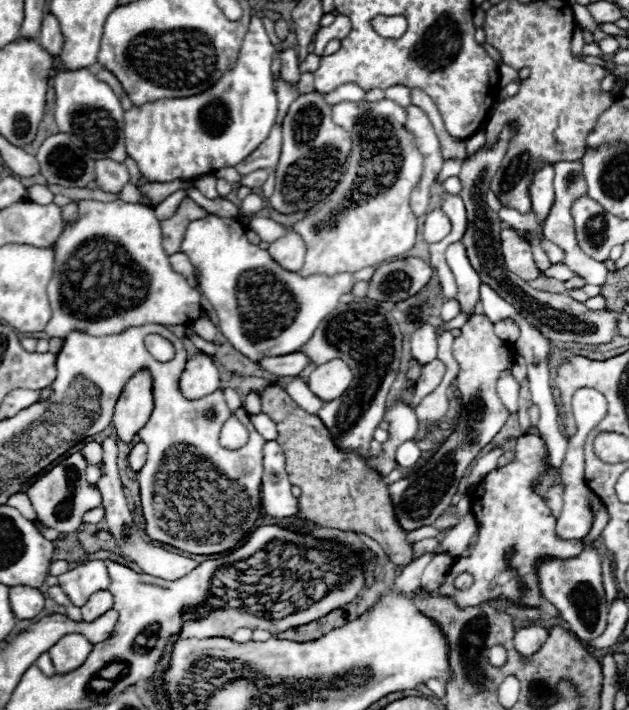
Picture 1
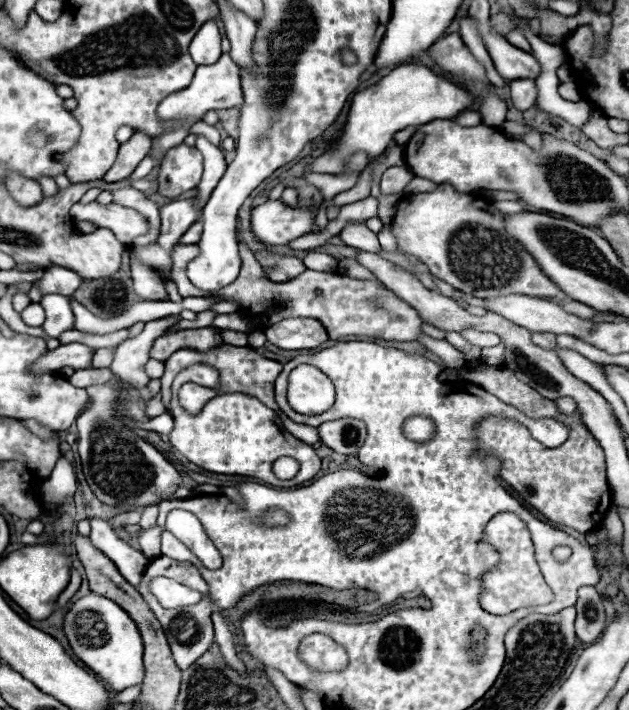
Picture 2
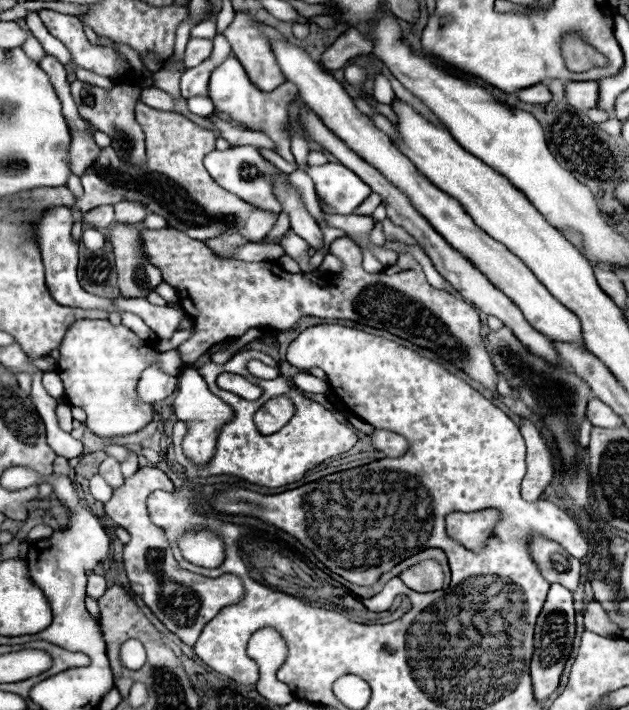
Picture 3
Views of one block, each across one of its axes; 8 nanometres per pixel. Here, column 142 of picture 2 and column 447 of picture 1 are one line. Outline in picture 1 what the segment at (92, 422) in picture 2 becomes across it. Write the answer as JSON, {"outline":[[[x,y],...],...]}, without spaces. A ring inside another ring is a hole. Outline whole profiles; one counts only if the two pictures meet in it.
{"outline":[[[474,314],[462,326],[462,334],[452,344],[452,356],[460,366],[454,386],[460,392],[460,400],[464,406],[464,418],[462,418],[462,410],[460,410],[460,418],[458,418],[454,432],[436,450],[436,454],[422,468],[418,468],[416,474],[402,478],[388,486],[396,522],[404,530],[416,530],[416,528],[434,524],[434,520],[442,512],[446,512],[468,464],[498,434],[498,430],[504,426],[506,418],[510,416],[510,412],[504,408],[504,404],[500,402],[500,398],[496,394],[496,380],[498,380],[500,372],[506,370],[506,366],[508,366],[508,352],[510,352],[510,344],[502,342],[494,334],[494,326],[486,316]]]}

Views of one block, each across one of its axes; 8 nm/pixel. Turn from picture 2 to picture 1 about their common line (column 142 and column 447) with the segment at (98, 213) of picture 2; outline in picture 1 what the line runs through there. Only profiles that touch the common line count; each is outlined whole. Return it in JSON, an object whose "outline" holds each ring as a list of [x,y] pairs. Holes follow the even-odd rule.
{"outline":[[[440,208],[426,214],[426,222],[424,222],[422,234],[424,234],[424,240],[428,244],[440,242],[448,232],[450,232],[450,220],[448,220],[448,216]]]}

